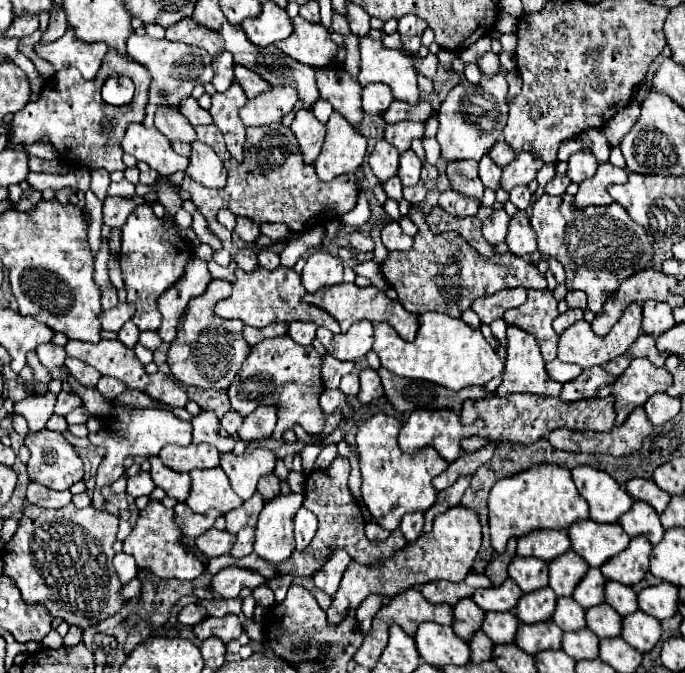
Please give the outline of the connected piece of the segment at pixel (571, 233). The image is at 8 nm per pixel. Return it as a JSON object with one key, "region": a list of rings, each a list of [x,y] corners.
{"region":[[[543,193],[533,205],[531,227],[537,233],[541,255],[555,257],[567,271],[567,287],[587,293],[587,305],[597,315],[607,297],[625,277],[651,265],[653,247],[641,225],[627,217],[627,209],[611,203],[611,209],[577,209],[571,195],[551,197]]]}

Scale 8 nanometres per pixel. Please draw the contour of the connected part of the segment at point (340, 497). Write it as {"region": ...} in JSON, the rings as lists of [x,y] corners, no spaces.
{"region":[[[335,457],[335,461],[327,469],[317,469],[305,479],[303,507],[309,509],[319,519],[319,529],[317,529],[317,533],[315,533],[315,537],[313,537],[313,541],[307,549],[291,553],[291,557],[287,561],[279,563],[279,565],[271,565],[269,561],[263,561],[261,557],[257,557],[257,553],[249,553],[247,557],[237,559],[235,565],[253,569],[253,571],[261,573],[265,579],[273,579],[273,577],[279,577],[283,573],[313,575],[317,569],[321,569],[325,557],[333,549],[345,549],[353,559],[361,561],[361,563],[375,563],[375,561],[387,559],[391,553],[405,547],[407,539],[403,537],[401,529],[395,529],[393,539],[385,539],[385,541],[369,541],[365,537],[365,521],[363,521],[363,515],[361,515],[359,503],[355,501],[355,497],[351,495],[351,491],[347,487],[349,471],[351,471],[349,461],[345,457]]]}

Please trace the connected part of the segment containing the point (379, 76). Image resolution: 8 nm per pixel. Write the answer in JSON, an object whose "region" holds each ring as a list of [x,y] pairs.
{"region":[[[365,35],[359,39],[361,71],[359,83],[385,83],[391,87],[393,97],[415,105],[419,101],[417,75],[411,59],[397,49],[387,49],[381,41]]]}

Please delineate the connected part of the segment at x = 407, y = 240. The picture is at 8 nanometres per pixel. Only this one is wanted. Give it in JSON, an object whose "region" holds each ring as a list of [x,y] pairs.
{"region":[[[393,221],[393,223],[389,223],[389,225],[383,227],[383,231],[381,231],[381,241],[383,241],[383,245],[385,245],[389,251],[407,251],[407,249],[411,249],[411,245],[413,245],[413,237],[405,235],[397,221]]]}

